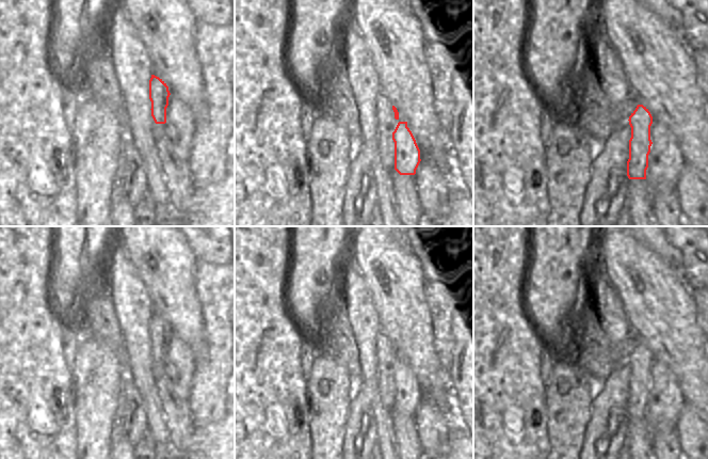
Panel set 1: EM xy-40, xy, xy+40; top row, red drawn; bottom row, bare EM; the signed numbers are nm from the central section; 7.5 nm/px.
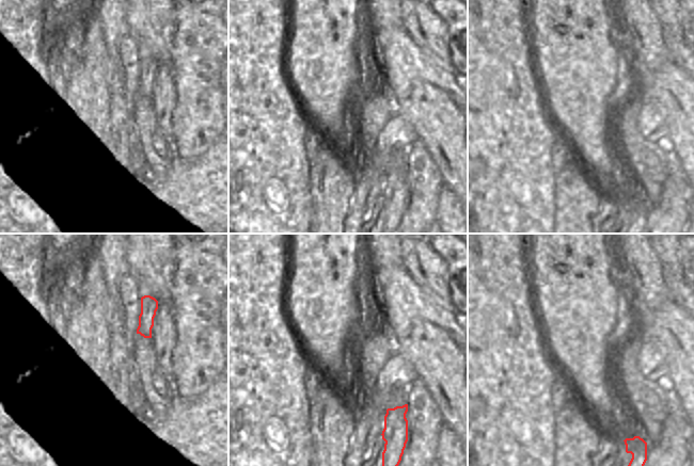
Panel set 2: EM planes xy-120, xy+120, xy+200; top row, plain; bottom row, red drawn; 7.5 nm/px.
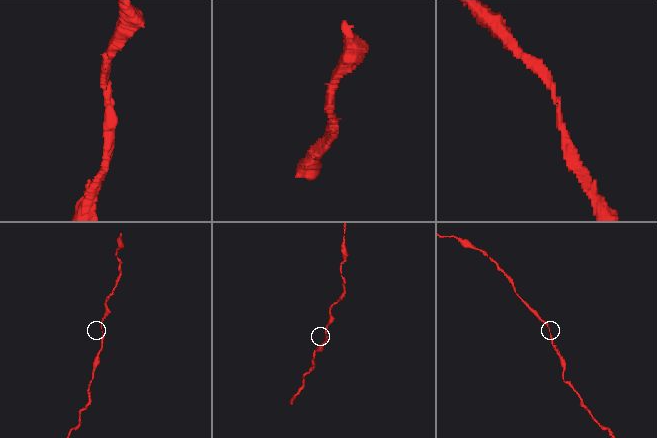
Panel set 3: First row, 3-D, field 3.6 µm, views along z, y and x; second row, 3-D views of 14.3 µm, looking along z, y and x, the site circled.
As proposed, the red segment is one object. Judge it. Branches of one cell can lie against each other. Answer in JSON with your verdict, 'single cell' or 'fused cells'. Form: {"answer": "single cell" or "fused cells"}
{"answer": "single cell"}

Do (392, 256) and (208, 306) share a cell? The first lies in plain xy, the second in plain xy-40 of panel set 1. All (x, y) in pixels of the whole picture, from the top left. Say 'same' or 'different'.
different

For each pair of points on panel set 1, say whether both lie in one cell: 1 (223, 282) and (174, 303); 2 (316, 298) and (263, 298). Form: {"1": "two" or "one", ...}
{"1": "two", "2": "two"}

